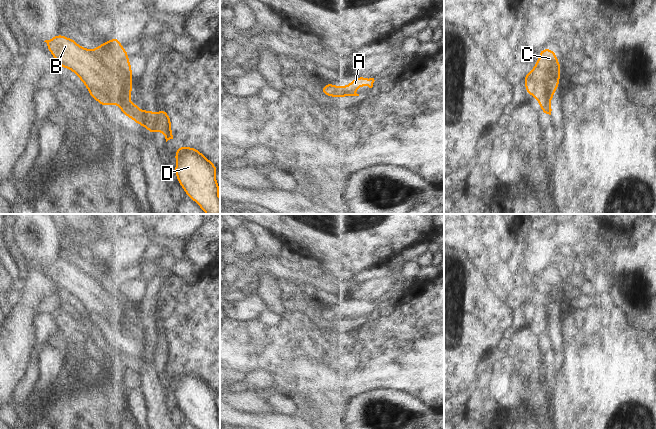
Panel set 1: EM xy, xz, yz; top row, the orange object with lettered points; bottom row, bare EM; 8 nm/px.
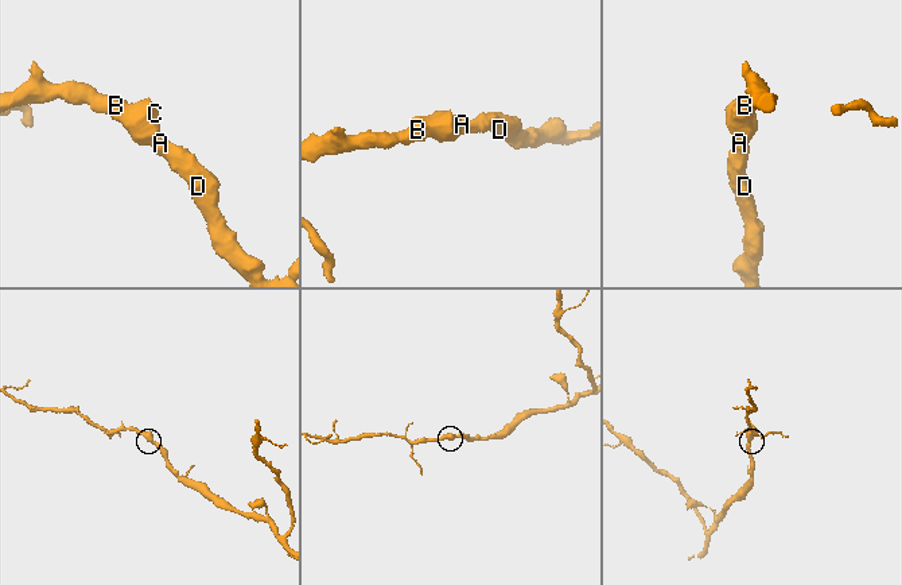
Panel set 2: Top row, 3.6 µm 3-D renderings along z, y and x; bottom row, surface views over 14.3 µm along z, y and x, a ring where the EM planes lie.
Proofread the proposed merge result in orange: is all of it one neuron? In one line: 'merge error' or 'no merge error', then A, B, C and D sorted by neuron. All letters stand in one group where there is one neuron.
no merge error; groups A B C D

